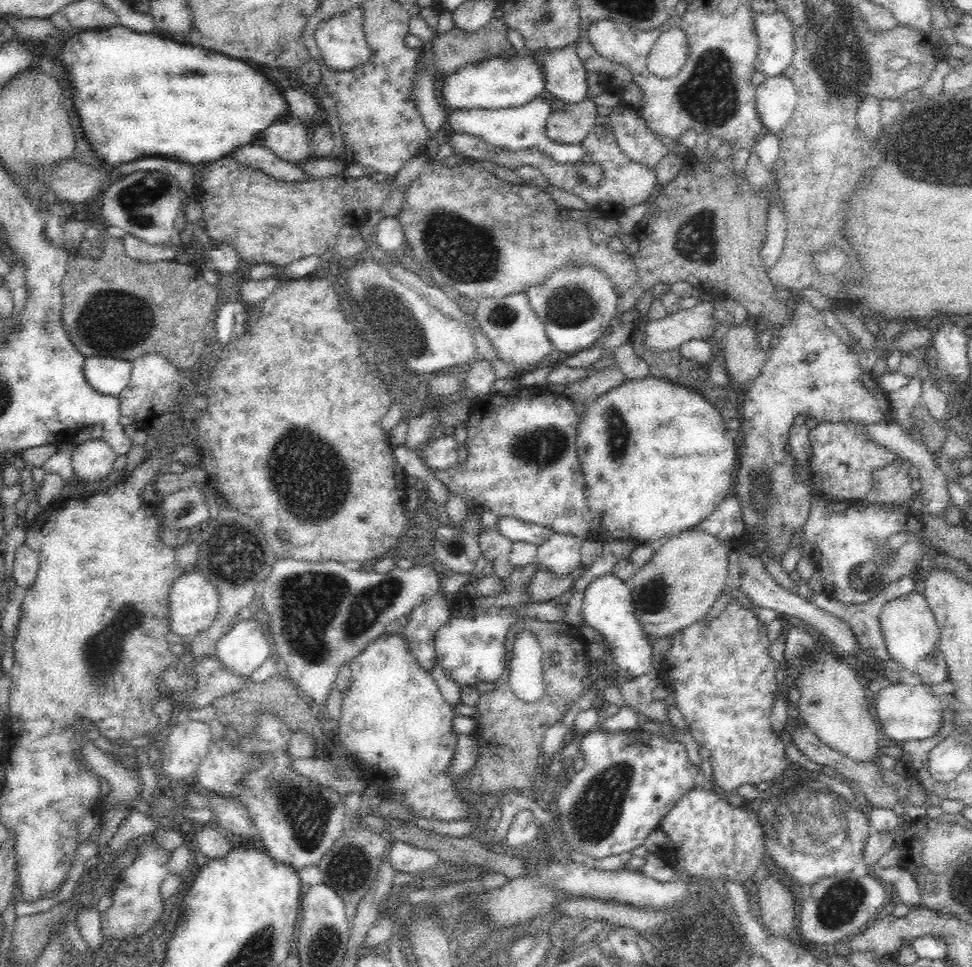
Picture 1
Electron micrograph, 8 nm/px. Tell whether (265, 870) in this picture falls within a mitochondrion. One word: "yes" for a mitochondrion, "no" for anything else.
no

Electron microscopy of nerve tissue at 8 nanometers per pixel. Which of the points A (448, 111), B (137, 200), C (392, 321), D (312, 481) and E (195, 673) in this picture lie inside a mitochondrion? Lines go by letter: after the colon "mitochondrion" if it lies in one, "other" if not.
A: other
B: mitochondrion
C: mitochondrion
D: mitochondrion
E: other

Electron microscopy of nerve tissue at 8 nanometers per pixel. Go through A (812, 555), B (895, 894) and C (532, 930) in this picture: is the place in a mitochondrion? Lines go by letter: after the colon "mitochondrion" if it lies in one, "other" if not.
A: other
B: other
C: other

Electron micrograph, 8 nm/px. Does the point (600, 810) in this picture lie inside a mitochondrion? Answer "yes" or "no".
yes

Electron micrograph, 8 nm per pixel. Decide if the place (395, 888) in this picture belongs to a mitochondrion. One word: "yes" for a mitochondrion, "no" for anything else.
no

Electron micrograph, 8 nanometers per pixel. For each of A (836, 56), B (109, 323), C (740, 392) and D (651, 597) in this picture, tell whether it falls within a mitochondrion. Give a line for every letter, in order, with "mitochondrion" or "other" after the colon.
A: mitochondrion
B: mitochondrion
C: other
D: mitochondrion

